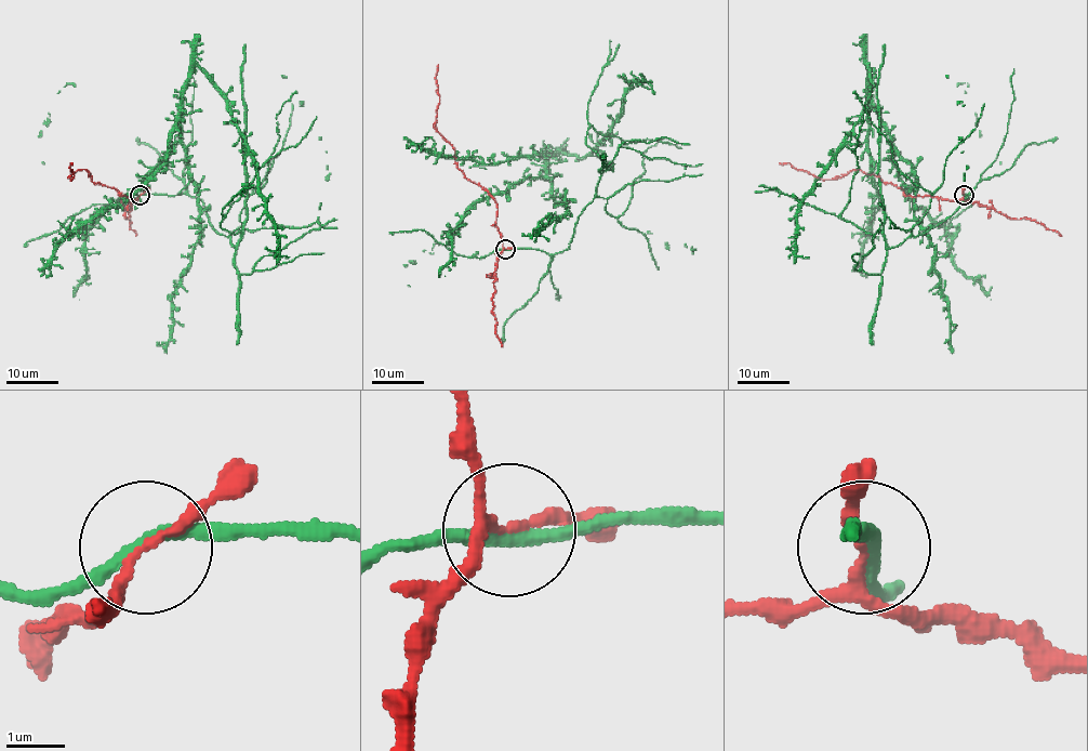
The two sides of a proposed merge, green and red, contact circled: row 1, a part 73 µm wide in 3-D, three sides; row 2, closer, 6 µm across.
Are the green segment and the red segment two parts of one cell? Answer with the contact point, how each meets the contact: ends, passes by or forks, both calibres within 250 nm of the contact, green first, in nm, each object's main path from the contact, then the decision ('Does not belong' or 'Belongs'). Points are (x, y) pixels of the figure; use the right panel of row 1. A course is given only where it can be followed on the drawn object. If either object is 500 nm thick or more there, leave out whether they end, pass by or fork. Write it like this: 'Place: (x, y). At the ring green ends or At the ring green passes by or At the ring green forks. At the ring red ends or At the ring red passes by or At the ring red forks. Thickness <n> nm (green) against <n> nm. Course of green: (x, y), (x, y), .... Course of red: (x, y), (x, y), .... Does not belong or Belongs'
Place: (964, 195). At the ring green passes by. At the ring red forks. Thickness 220 nm (green) against 140 nm. Course of green: (964, 195), (931, 227), (916, 218), (914, 169), (866, 66), (860, 120), (797, 214), (796, 251), (809, 257). Course of red: (964, 195), (958, 200), (909, 196), (899, 187), (858, 169), (841, 179), (821, 180), (779, 162). Does not belong

